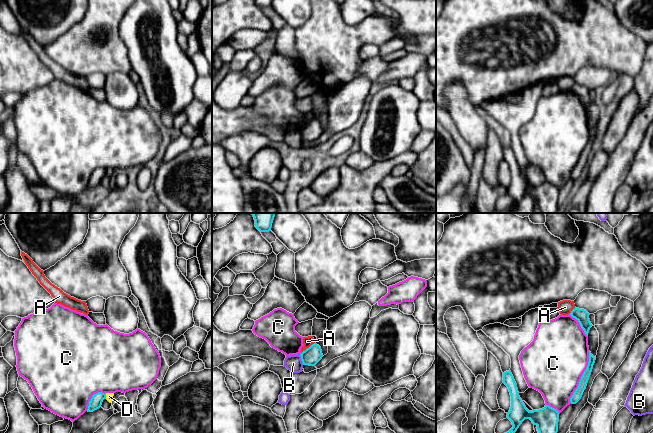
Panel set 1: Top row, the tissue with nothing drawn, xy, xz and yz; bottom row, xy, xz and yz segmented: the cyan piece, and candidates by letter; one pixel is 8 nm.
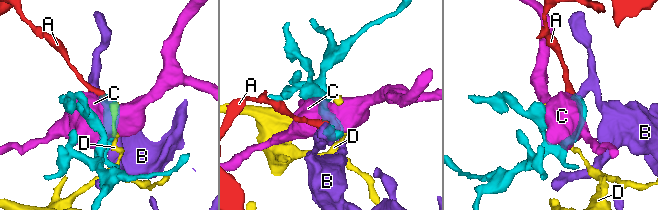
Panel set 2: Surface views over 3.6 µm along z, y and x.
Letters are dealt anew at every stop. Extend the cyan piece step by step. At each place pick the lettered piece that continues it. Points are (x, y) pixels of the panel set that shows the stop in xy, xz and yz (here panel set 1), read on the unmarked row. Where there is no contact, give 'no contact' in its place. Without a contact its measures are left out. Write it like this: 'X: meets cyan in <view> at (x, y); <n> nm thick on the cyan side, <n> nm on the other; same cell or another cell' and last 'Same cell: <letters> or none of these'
A: meets cyan in xz at (307, 124); 150 nm thick on the cyan side, 80 nm on the other; another cell
B: meets cyan in xz at (301, 135); 150 nm thick on the cyan side, 130 nm on the other; another cell
C: meets cyan in yz at (581, 153); 70 nm thick on the cyan side, 500 nm on the other; another cell
D: meets cyan in xy at (105, 172); 100 nm thick on the cyan side, 60 nm on the other; another cell
Same cell: none of these

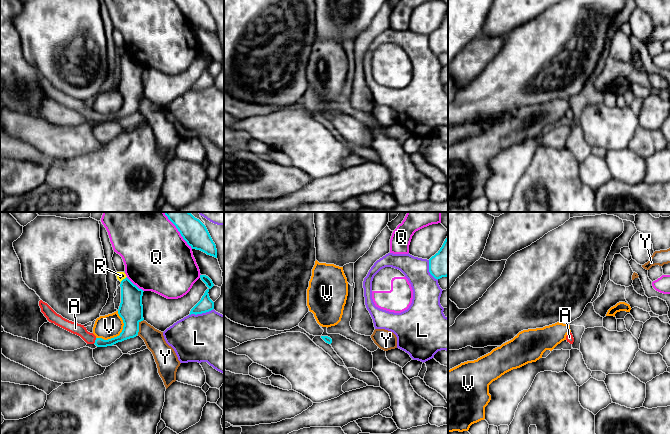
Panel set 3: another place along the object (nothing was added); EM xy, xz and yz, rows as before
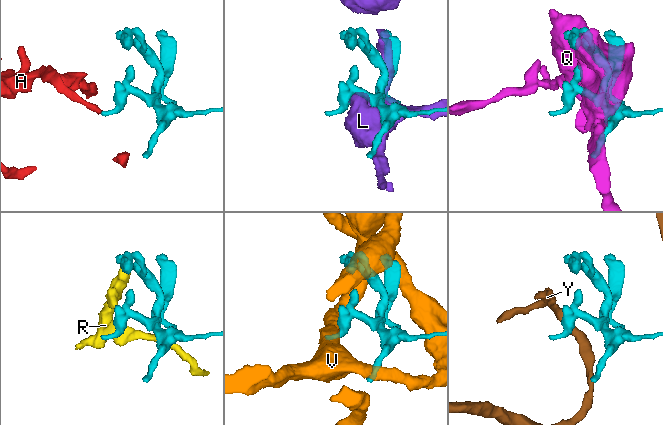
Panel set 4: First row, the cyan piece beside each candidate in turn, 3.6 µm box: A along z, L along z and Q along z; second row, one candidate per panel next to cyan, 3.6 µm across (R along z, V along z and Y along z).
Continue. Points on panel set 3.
A: meets cyan in xy at (95, 117); 80 nm thick on the cyan side, 90 nm on the other; same cell
L: meets cyan in xy at (201, 89); 110 nm thick on the cyan side, 400 nm on the other; another cell
Q: meets cyan in xy at (181, 11); 190 nm thick on the cyan side, 500 nm on the other; another cell
R: meets cyan in xy at (123, 55); 190 nm thick on the cyan side, 60 nm on the other; another cell
V: meets cyan in xy at (120, 110); 190 nm thick on the cyan side, 190 nm on the other; another cell
Y: meets cyan in xy at (138, 103); 190 nm thick on the cyan side, 160 nm on the other; another cell
Same cell: A

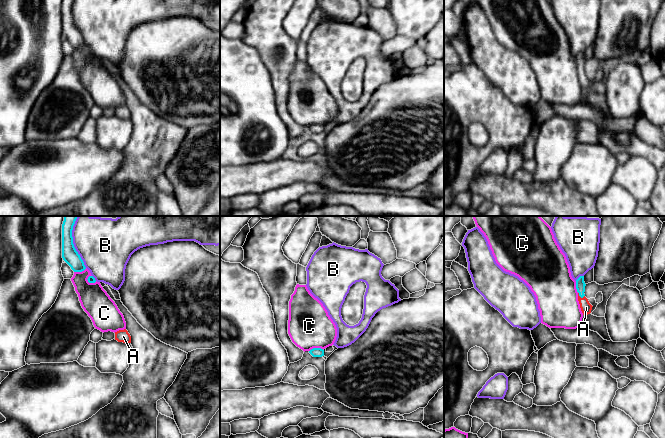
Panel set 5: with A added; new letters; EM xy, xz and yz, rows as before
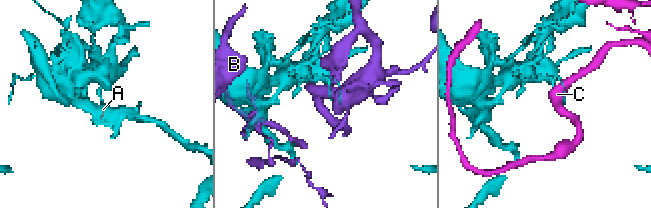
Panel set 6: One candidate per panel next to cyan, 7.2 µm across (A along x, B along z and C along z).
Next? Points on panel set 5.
A: meets cyan in yz at (580, 72); 80 nm thick on the cyan side, 90 nm on the other; same cell
B: meets cyan in xy at (73, 22); 130 nm thick on the cyan side, 400 nm on the other; another cell
C: meets cyan in xz at (315, 124); 80 nm thick on the cyan side, 360 nm on the other; another cell
Same cell: A

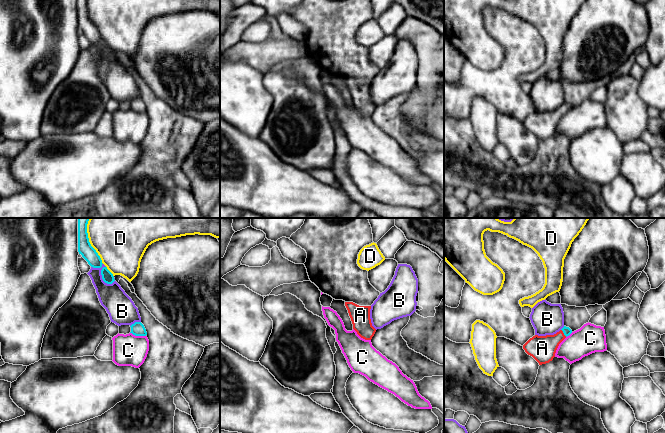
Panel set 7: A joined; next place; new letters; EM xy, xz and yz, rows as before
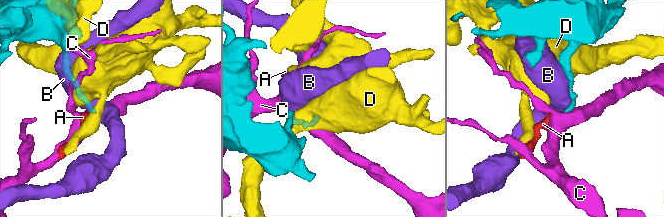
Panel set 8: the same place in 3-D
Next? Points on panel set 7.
A: meets cyan in yz at (563, 108); 70 nm thick on the cyan side, 200 nm on the other; same cell
B: meets cyan in xy at (101, 50); 90 nm thick on the cyan side, 220 nm on the other; another cell
C: meets cyan in xy at (138, 111); 110 nm thick on the cyan side, 260 nm on the other; another cell
D: meets cyan in xy at (90, 20); 110 nm thick on the cyan side, 380 nm on the other; another cell
Same cell: A

